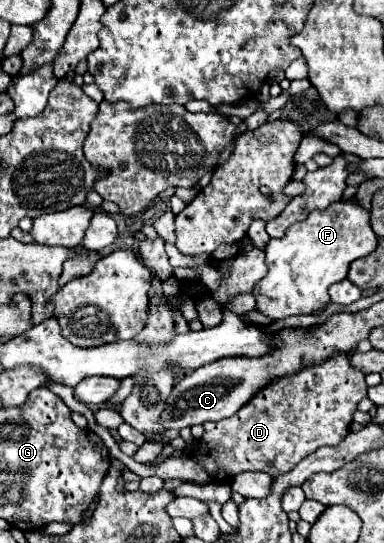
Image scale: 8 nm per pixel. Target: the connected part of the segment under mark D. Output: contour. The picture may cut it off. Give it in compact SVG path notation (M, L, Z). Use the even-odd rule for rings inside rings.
M336 353L322 365L274 381L232 417L204 423L206 431L192 457L206 467L214 481L226 481L226 477L242 471L262 471L270 477L288 473L306 455L344 439L350 431L352 413L366 391L364 375L350 365L348 355Z

